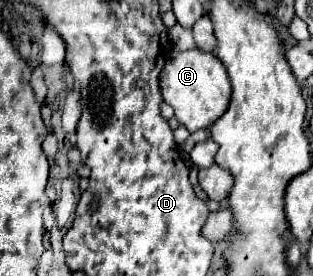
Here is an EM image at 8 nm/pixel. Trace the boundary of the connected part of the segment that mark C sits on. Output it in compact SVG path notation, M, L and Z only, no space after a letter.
M199 47L173 55L159 75L159 85L165 103L175 109L177 121L191 133L213 125L225 113L231 99L231 79L225 65L213 53L201 51Z

